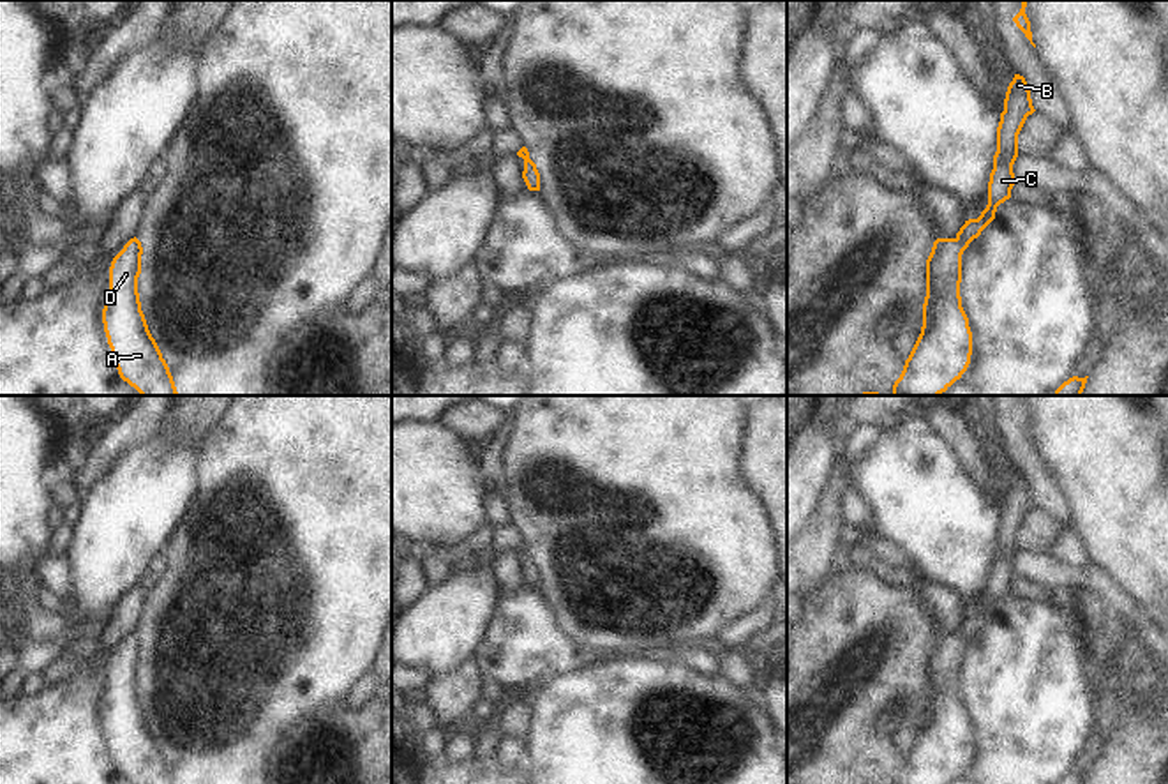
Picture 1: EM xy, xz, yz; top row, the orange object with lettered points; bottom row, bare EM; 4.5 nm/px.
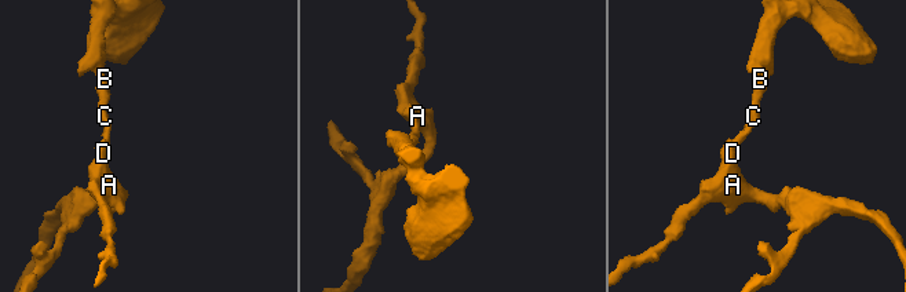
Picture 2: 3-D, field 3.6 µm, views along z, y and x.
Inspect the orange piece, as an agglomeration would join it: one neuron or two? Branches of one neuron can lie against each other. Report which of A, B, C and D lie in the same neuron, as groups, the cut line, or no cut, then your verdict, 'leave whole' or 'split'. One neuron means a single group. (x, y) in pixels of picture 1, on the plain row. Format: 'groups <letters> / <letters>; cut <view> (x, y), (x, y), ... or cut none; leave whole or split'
groups A B C D; cut none; leave whole

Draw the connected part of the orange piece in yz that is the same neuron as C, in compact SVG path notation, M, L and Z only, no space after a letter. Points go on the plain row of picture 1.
M1015 470L1007 482L1004 507L1000 509L997 523L997 547L993 551L993 565L988 577L988 600L977 614L965 616L955 634L937 634L933 637L932 648L926 655L926 692L923 699L921 729L893 784L947 784L967 766L972 750L972 727L960 692L962 650L995 614L997 602L1011 593L1011 584L1016 577L1013 560L1018 553L1018 530L1027 512L1034 507L1025 473Z

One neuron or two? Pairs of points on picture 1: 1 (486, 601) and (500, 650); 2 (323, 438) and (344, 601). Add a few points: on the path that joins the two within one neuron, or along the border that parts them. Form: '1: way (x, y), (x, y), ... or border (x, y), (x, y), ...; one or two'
1: border (503, 585), (503, 599), (489, 638), (475, 655); two
2: way (327, 479), (327, 560); one

